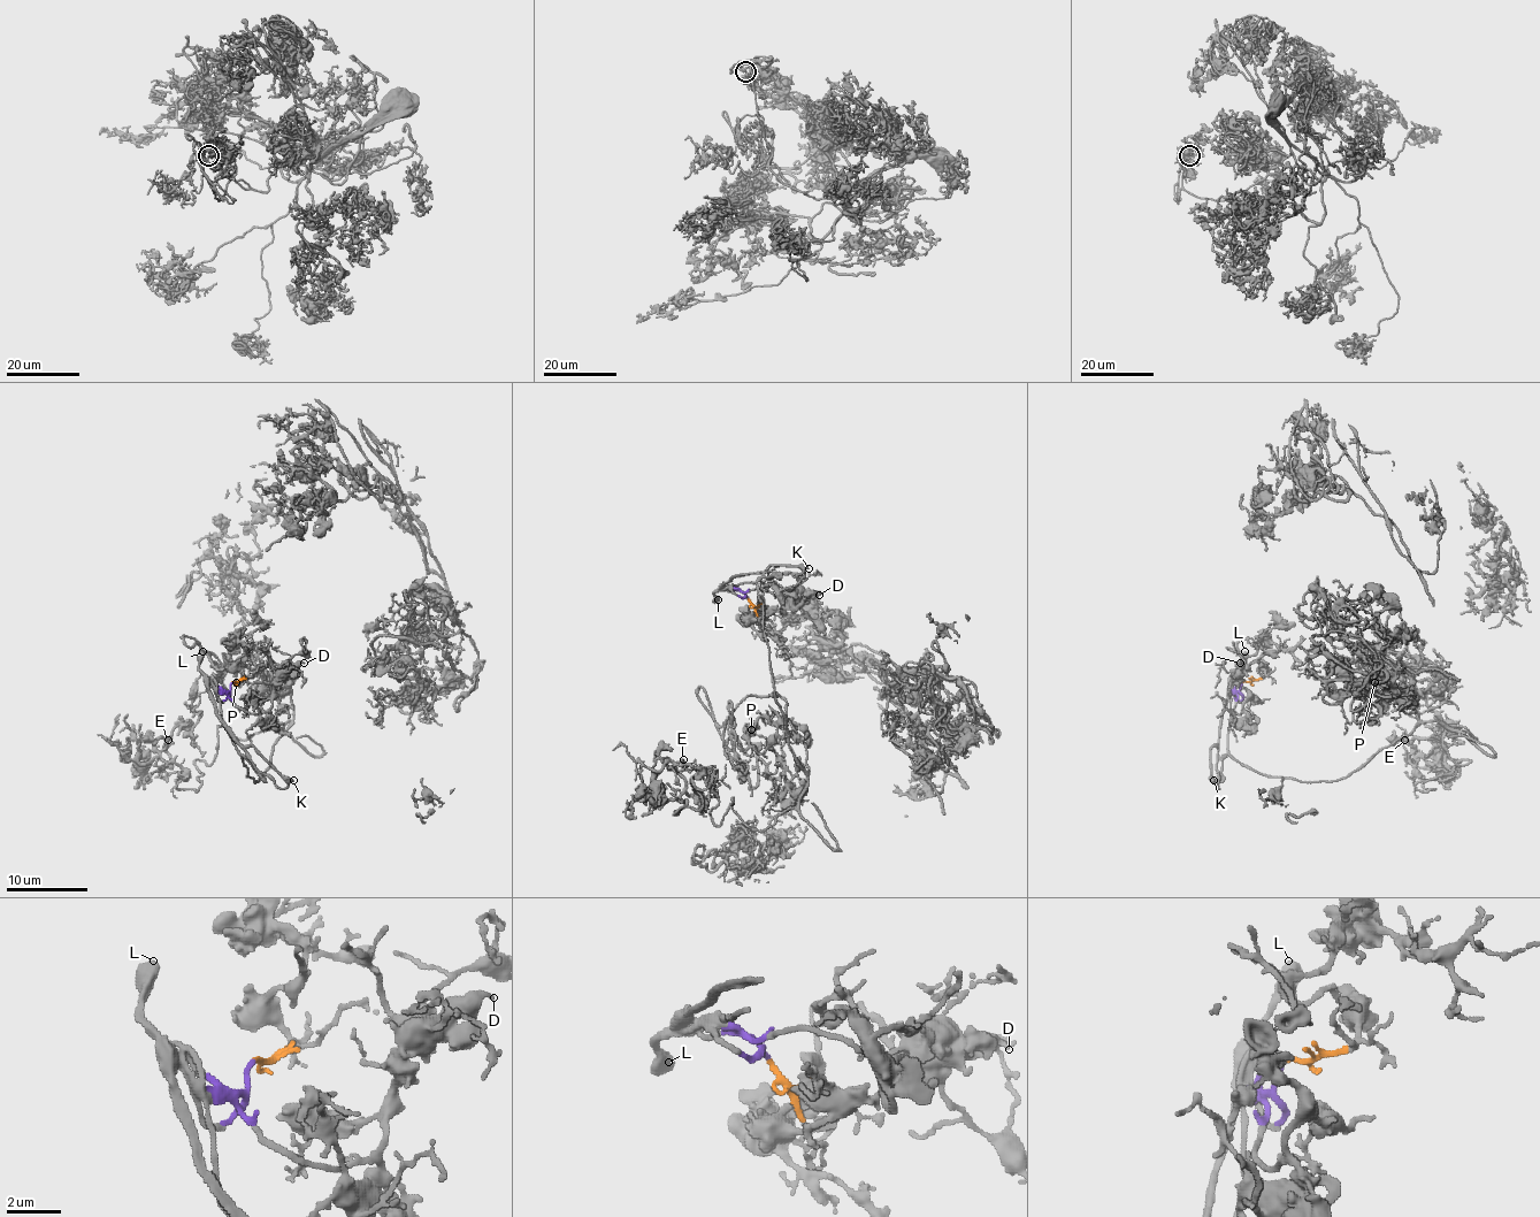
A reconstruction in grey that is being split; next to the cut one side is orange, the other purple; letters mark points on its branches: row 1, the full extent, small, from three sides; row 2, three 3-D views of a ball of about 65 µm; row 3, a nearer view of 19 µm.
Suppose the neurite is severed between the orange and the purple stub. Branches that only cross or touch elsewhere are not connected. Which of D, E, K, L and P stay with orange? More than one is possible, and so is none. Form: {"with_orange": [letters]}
{"with_orange": []}

